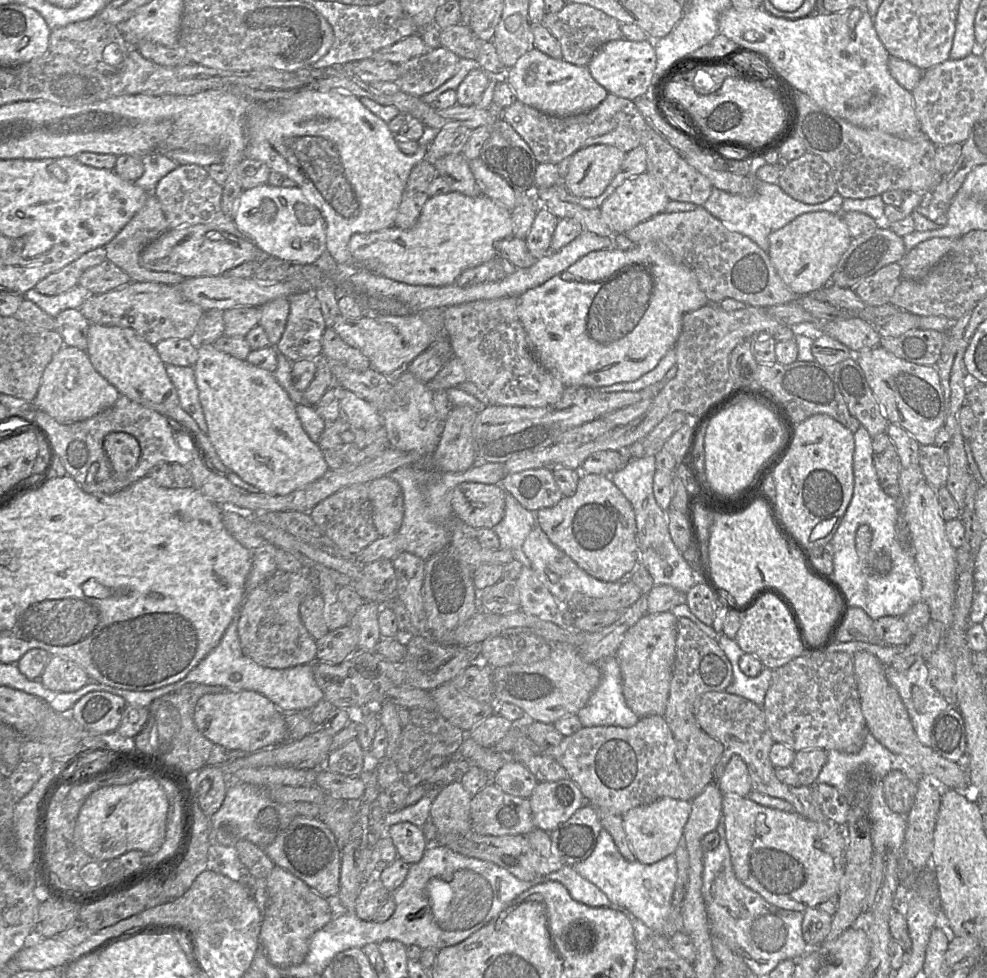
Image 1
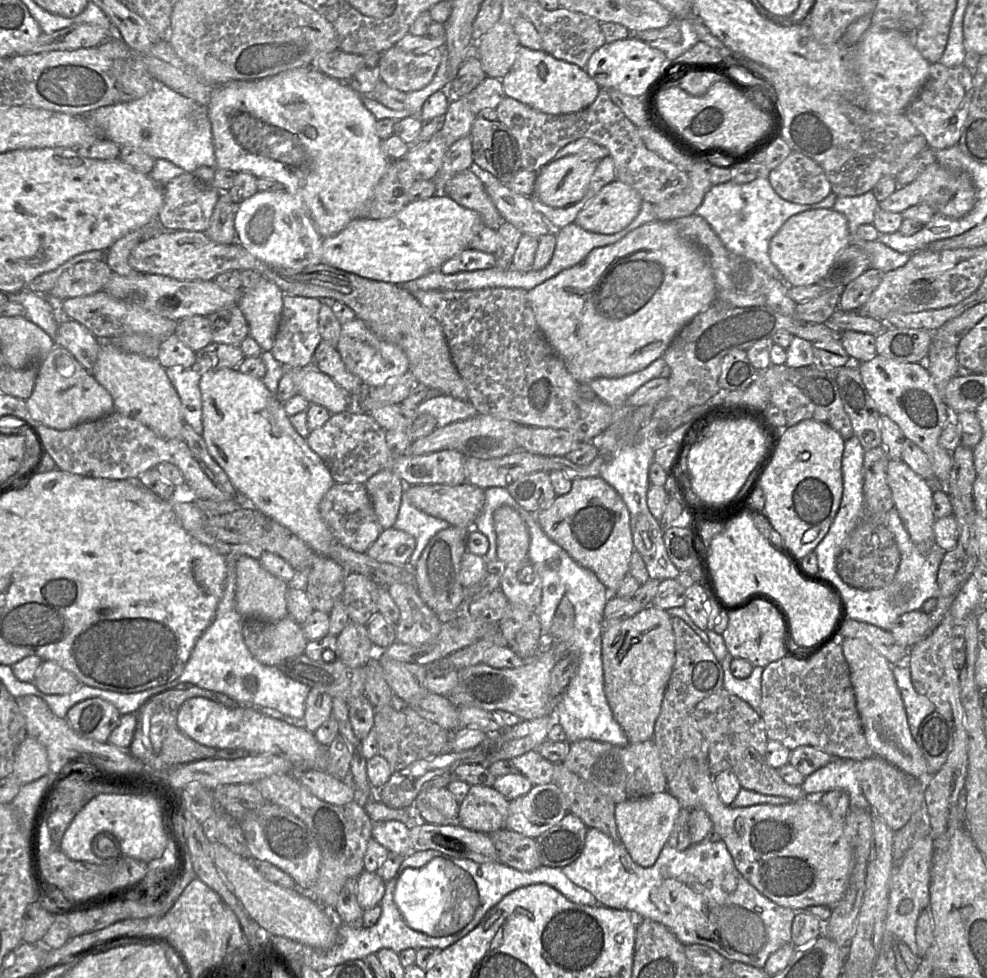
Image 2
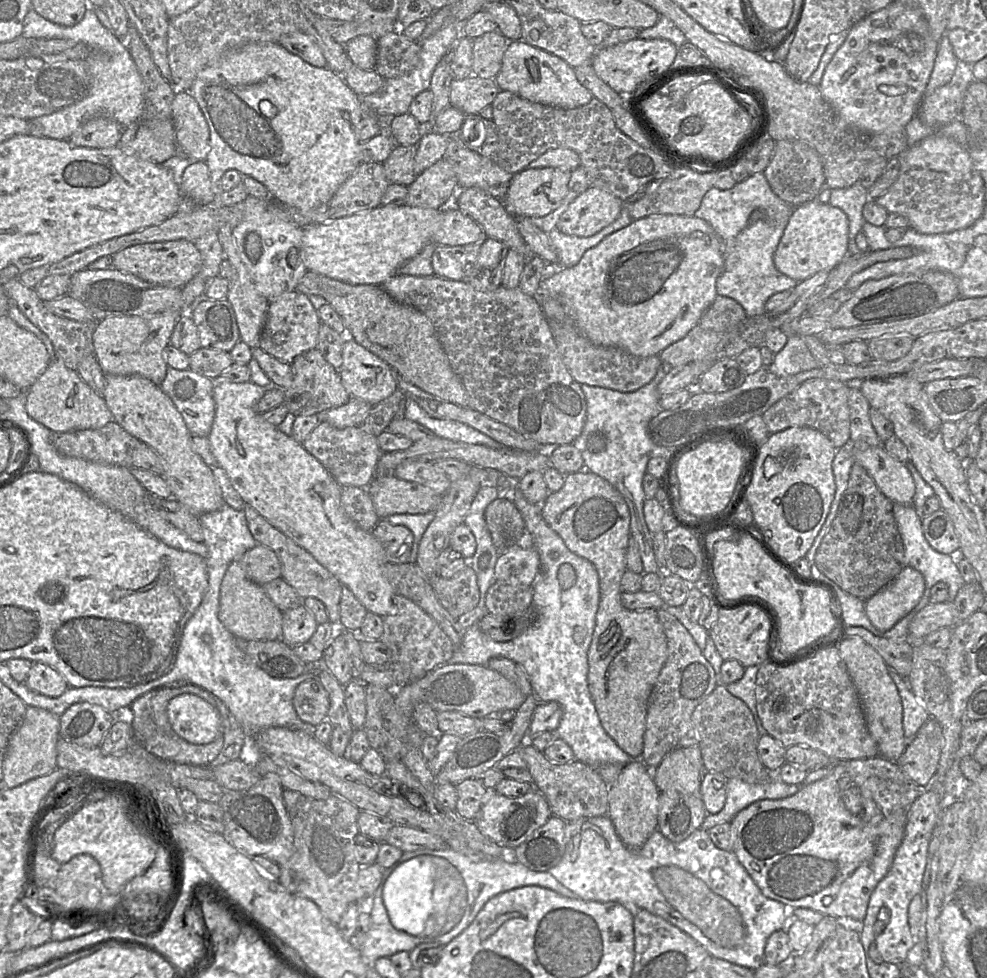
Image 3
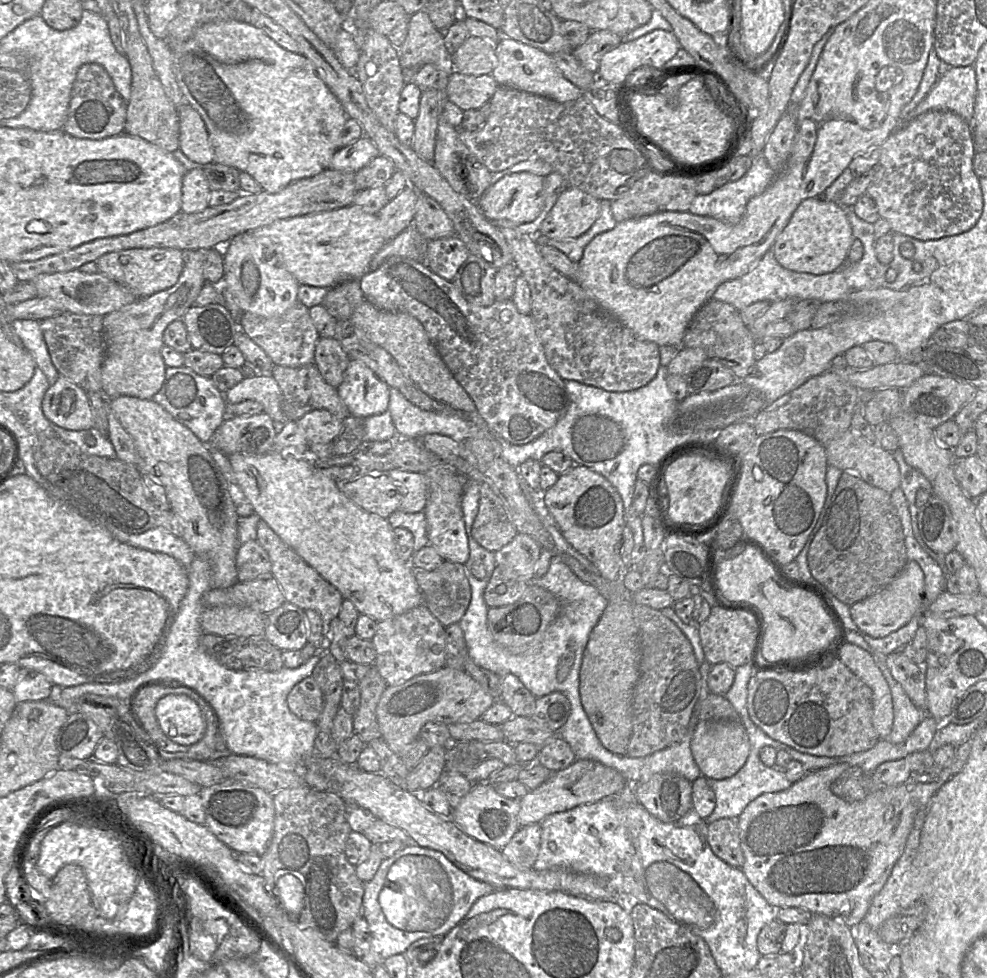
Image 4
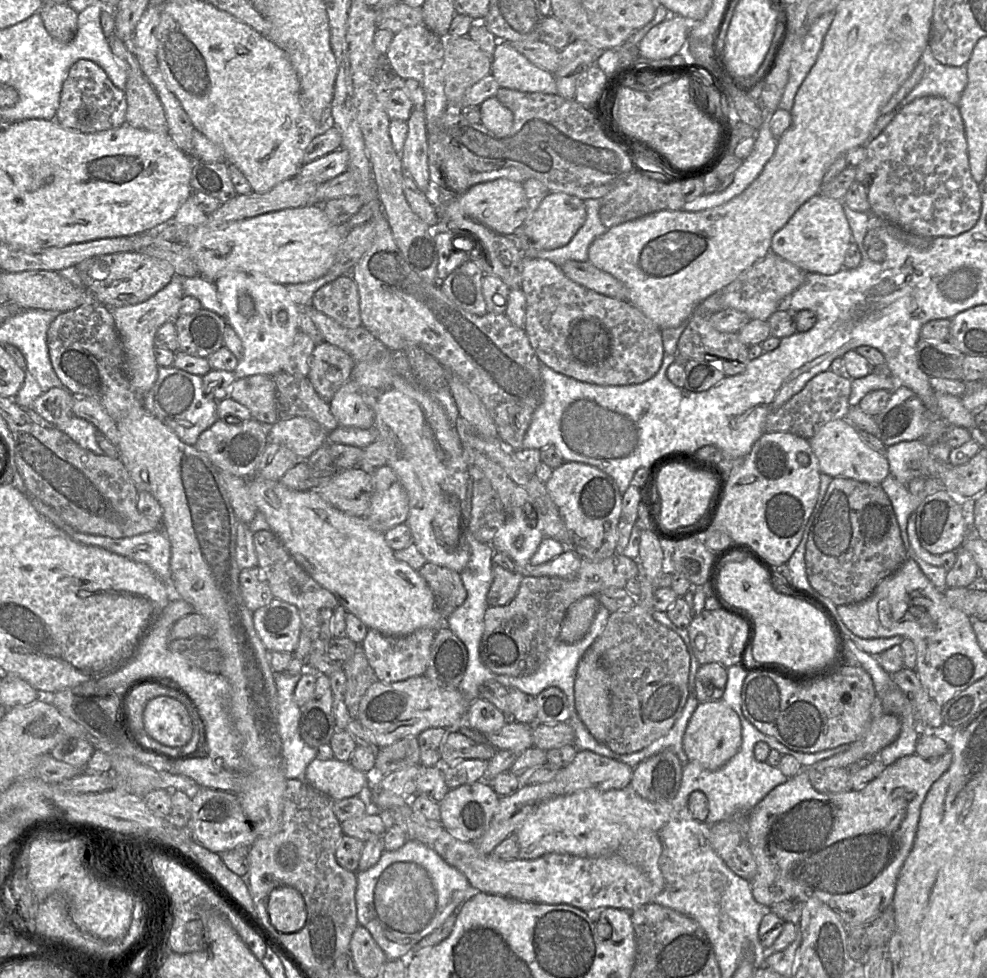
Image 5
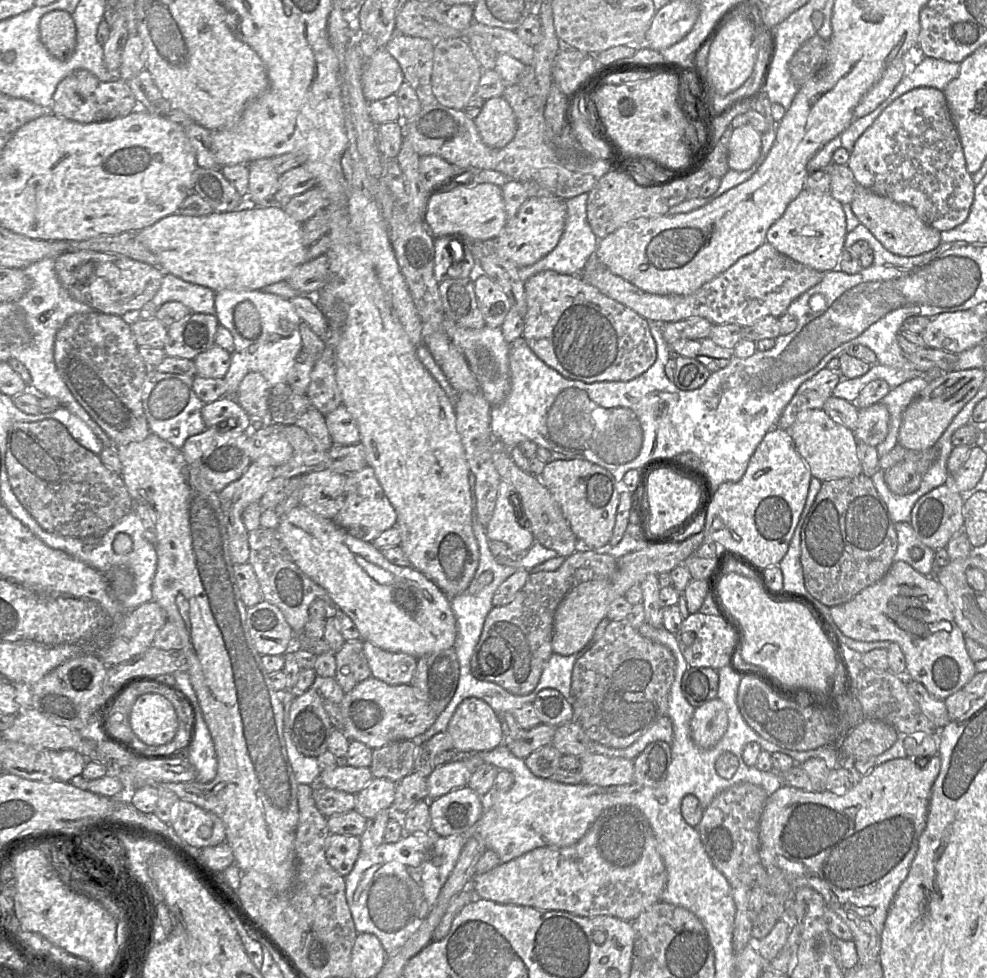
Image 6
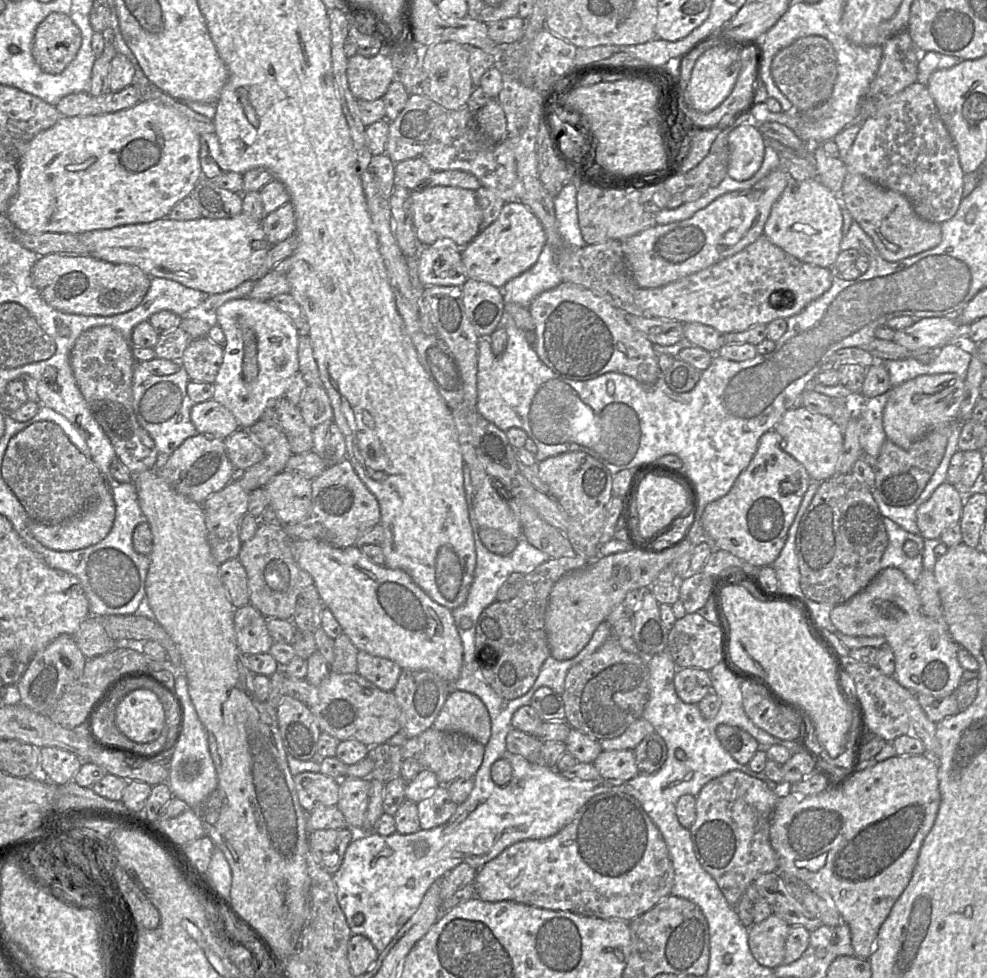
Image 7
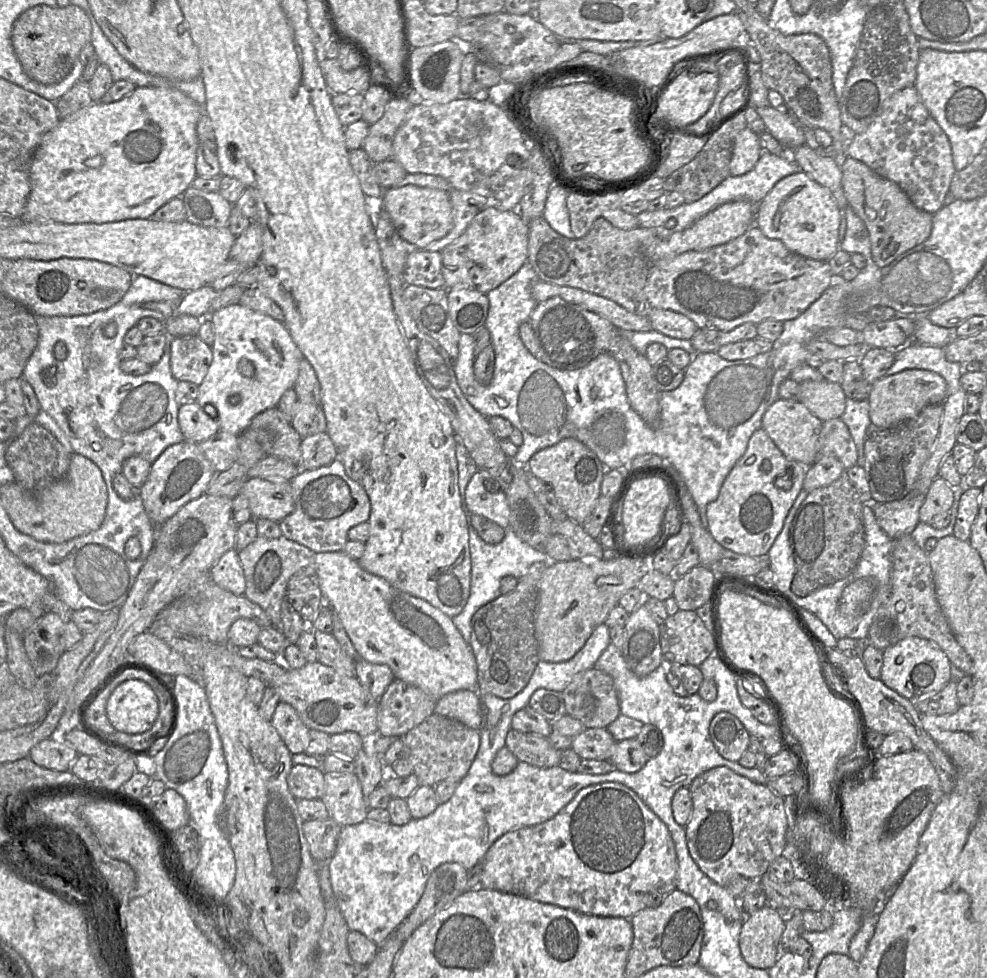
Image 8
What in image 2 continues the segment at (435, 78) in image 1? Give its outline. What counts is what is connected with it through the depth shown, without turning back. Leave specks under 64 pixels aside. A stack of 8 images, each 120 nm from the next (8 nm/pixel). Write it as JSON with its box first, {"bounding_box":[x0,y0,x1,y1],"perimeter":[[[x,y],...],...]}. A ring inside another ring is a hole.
{"bounding_box":[377,46,443,93],"perimeter":[[[393,46],[379,55],[377,65],[382,81],[405,93],[428,85],[442,59],[443,47],[416,55]]]}

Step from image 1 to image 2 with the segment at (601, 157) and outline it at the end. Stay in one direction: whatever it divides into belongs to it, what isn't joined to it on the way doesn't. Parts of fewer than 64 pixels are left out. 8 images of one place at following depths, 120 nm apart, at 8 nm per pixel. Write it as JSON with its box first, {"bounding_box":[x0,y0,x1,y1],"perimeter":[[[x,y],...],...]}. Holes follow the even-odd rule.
{"bounding_box":[533,155,599,208],"perimeter":[[[570,155],[549,162],[537,172],[533,200],[561,208],[581,200],[599,160]]]}

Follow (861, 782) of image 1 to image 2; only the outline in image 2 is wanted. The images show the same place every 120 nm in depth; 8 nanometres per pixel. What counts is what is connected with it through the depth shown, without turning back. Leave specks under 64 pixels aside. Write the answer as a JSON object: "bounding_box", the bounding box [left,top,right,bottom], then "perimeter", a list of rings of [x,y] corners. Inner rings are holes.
{"bounding_box":[801,758,872,813],"perimeter":[[[835,758],[826,766],[805,777],[801,788],[806,797],[818,797],[832,790],[843,790],[849,795],[850,808],[859,808],[872,813],[858,781],[859,760]]]}

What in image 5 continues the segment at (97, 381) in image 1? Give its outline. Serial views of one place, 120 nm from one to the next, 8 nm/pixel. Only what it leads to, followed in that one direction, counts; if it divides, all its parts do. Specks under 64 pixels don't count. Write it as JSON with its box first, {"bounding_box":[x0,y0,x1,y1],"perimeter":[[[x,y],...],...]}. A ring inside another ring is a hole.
{"bounding_box":[32,387,74,425],"perimeter":[[[64,387],[43,392],[32,405],[32,410],[54,425],[66,422],[73,416],[74,395]]]}

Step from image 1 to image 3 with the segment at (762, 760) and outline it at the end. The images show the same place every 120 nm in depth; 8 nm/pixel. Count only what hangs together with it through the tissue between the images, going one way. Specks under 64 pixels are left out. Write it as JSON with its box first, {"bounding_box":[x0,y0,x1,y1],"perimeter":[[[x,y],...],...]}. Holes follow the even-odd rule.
{"bounding_box":[692,684,777,784],"perimeter":[[[718,684],[692,713],[698,746],[705,772],[723,774],[727,779],[738,778],[750,784],[766,784],[777,772],[770,772],[761,762],[757,746],[760,733],[751,710],[739,698],[730,694],[725,685]]]}

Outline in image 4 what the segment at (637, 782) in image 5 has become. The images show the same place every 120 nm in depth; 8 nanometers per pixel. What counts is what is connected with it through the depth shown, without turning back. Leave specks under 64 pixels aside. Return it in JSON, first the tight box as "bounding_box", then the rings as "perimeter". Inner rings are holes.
{"bounding_box":[634,773,693,823],"perimeter":[[[658,773],[634,786],[638,802],[664,823],[679,821],[693,807],[692,783],[677,773]]]}

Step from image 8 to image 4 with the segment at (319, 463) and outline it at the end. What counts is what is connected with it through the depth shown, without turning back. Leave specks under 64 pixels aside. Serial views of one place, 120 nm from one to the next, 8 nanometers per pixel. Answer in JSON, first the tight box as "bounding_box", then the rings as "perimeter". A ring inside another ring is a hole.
{"bounding_box":[337,359,391,418],"perimeter":[[[350,359],[337,389],[353,418],[367,418],[388,410],[391,388],[363,362]]]}

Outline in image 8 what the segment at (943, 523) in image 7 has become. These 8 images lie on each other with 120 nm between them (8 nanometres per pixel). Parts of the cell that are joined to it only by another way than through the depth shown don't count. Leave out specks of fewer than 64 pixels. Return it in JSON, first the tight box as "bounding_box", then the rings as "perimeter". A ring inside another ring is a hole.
{"bounding_box":[919,476,954,526],"perimeter":[[[940,476],[930,486],[926,499],[919,511],[920,522],[932,526],[934,517],[942,512],[950,512],[954,503],[954,489]]]}

